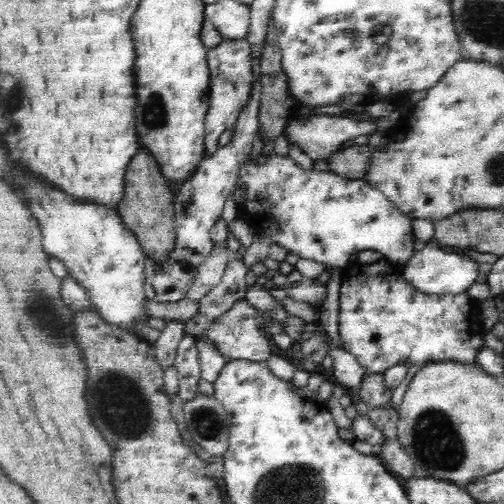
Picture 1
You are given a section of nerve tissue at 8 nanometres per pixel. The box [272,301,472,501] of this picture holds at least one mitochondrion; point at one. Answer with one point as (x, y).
(436, 444)

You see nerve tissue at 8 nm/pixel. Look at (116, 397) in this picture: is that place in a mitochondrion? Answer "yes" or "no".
yes

